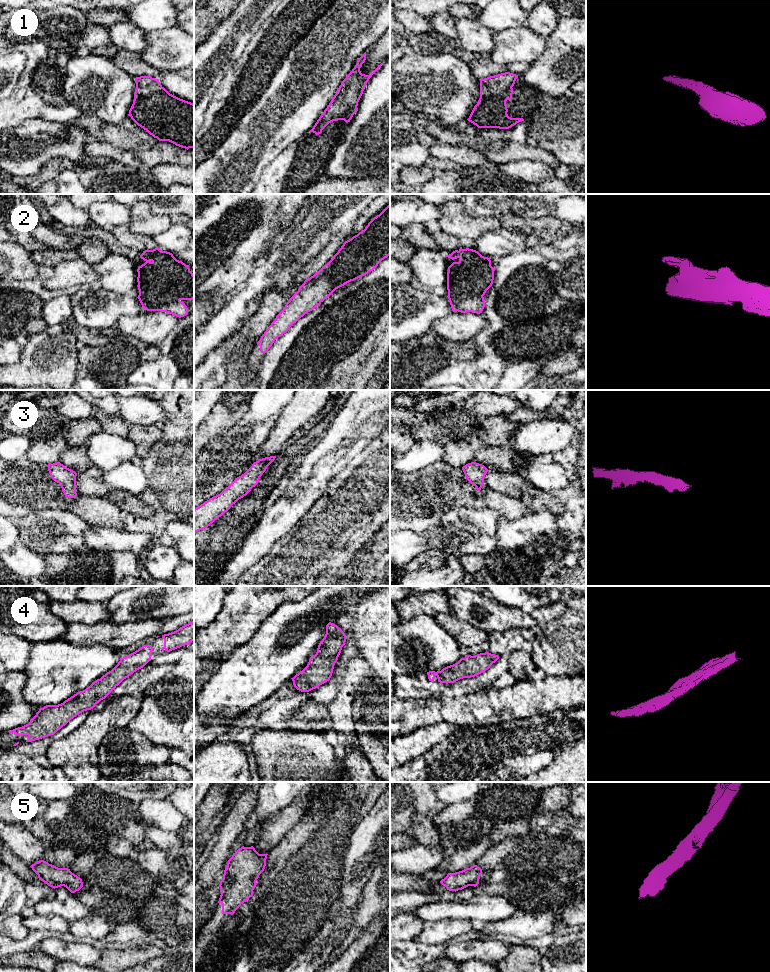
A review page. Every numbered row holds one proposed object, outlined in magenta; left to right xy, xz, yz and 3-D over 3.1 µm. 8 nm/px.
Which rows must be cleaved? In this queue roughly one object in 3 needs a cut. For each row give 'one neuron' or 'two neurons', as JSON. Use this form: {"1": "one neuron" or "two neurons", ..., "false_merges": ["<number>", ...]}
{"1": "one neuron", "2": "one neuron", "3": "one neuron", "4": "one neuron", "5": "one neuron", "false_merges": []}

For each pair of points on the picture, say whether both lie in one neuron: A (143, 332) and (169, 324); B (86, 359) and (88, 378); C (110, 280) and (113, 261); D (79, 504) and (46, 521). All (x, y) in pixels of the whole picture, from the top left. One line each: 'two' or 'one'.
A: one
B: one
C: one
D: two

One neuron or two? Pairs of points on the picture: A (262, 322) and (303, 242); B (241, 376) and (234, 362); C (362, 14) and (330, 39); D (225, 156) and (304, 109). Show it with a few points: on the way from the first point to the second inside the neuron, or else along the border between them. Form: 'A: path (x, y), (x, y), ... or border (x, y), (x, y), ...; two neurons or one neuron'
A: border (296, 272), (287, 286), (273, 288), (259, 301); two neurons
B: path (238, 373), (236, 365); one neuron
C: path (362, 27), (362, 33), (355, 40), (343, 40); one neuron
D: path (245, 147), (279, 114), (284, 114); one neuron

